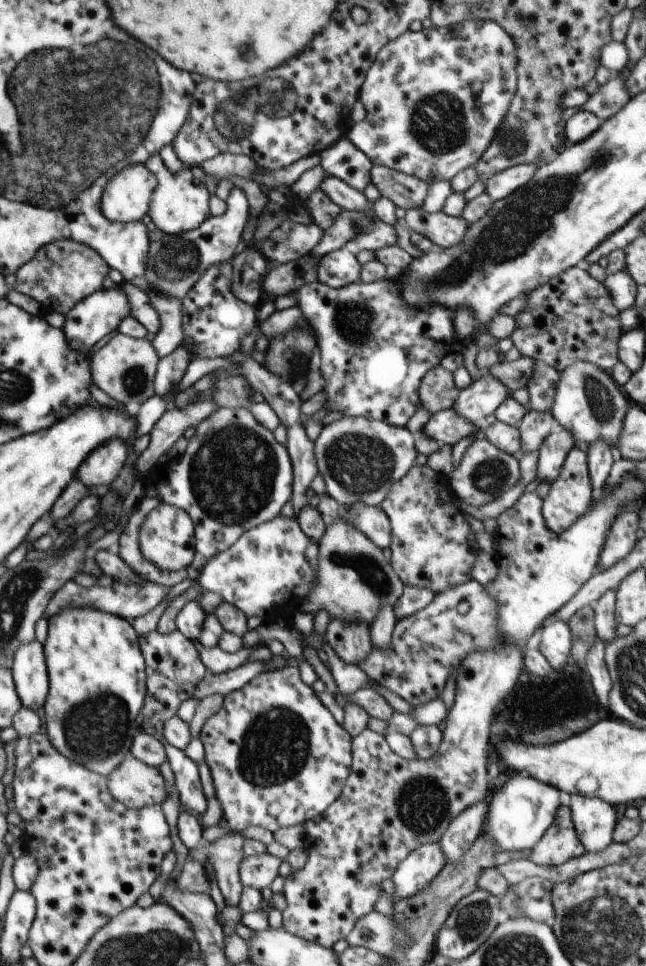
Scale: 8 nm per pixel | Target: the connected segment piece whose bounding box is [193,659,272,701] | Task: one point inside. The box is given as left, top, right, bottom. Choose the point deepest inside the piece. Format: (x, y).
(223, 684)

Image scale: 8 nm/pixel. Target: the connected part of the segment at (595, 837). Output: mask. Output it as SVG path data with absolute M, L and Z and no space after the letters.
M572 794L570 807L577 836L590 854L602 852L612 842L617 822L615 808L595 797Z

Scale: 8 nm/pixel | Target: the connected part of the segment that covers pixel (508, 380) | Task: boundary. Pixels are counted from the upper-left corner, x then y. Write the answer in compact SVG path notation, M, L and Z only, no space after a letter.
M523 355L514 362L507 362L502 358L498 364L482 370L481 373L494 376L509 392L514 392L526 387L534 370L534 362L534 359Z

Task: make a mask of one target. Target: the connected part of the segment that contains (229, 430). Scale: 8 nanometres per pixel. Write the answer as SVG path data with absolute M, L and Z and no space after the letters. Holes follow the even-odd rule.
M217 407L216 412L210 414L208 420L204 420L204 424L196 426L196 434L192 436L192 440L188 440L186 452L173 463L158 464L149 475L145 496L129 516L128 524L120 536L119 556L134 570L134 574L144 581L172 588L182 580L196 580L210 558L230 548L244 532L281 515L282 507L292 496L293 467L285 446L278 444L274 434L257 422L249 409ZM161 503L184 510L194 522L195 556L189 566L178 571L160 570L140 552L139 534L142 522L145 522L146 516Z

